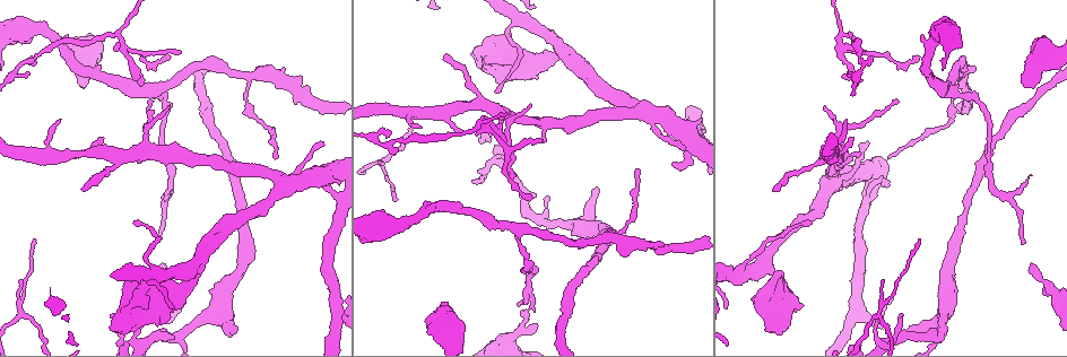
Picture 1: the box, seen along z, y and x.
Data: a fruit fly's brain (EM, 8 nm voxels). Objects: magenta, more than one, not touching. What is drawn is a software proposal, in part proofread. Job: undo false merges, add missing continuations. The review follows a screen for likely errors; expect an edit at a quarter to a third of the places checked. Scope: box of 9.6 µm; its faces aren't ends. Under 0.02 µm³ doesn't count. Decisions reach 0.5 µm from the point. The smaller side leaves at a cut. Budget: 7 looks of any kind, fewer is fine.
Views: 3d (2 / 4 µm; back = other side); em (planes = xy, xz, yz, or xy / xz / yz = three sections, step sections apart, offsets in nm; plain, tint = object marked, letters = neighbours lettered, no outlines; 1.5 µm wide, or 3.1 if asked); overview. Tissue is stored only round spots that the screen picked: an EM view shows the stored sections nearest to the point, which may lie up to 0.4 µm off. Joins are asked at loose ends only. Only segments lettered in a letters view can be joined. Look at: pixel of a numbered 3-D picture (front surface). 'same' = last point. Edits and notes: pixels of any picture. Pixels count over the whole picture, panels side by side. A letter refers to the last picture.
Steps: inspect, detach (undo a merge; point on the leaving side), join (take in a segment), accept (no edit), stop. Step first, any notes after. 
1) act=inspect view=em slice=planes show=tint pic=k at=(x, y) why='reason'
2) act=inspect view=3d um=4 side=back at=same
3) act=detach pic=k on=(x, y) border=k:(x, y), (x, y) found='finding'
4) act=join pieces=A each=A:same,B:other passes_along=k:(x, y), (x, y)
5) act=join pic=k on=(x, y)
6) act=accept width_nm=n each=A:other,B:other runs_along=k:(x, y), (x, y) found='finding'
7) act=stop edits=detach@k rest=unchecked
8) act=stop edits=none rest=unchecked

act=inspect view=em slice=xy step=4 show=tint pic=1 at=(841, 50) why='sudden change in width'

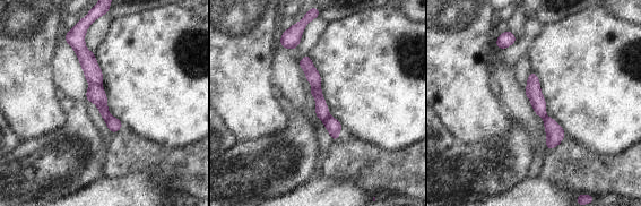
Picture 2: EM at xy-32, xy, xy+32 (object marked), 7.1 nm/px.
act=inspect view=em slice=yz step=4 show=letters at=same why='another direction'

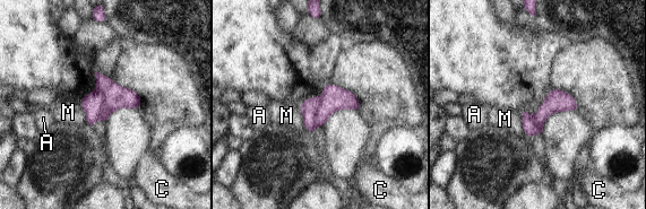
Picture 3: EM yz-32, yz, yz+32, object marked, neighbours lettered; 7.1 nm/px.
act=detach pic=3 on=(93, 103) each=A:other,C:other,M:other border=3:(96, 88), (103, 94), (97, 116) found='two cells meet here'

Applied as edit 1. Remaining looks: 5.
act=inspect view=em slice=planes show=tint pic=1 at=(533, 310) why='branch stops here'

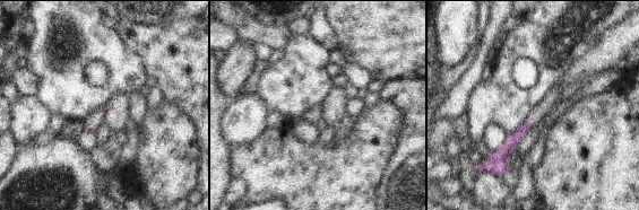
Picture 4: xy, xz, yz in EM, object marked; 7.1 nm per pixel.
act=inspect view=em slice=planes show=letters at=same

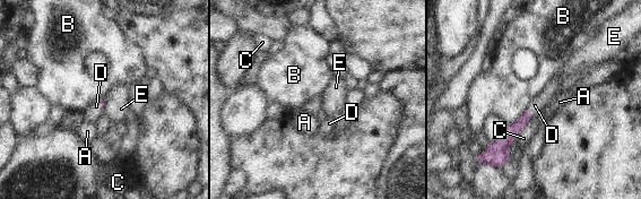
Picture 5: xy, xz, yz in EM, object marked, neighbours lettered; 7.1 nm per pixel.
act=join pieces=D each=A:other,B:other,C:other,D:same,E:other found='the cell continues'

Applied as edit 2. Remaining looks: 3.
act=inspect view=overview

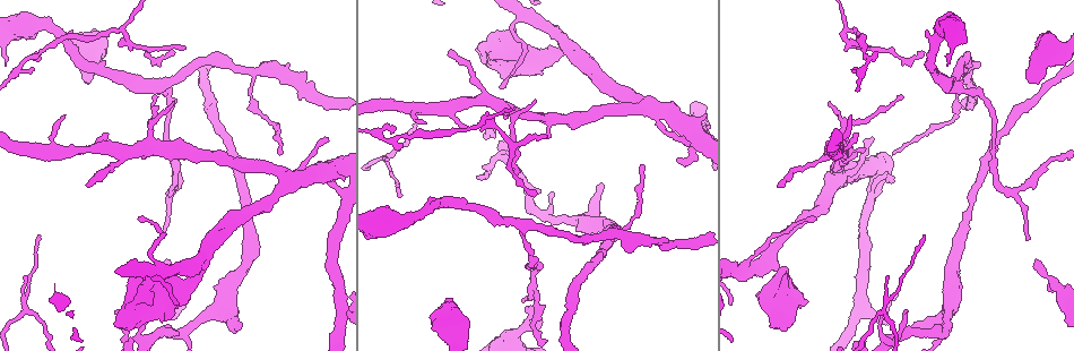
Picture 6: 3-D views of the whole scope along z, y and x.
act=inspect view=3d um=4 side=back pic=6 at=(528, 308) why='an open end'

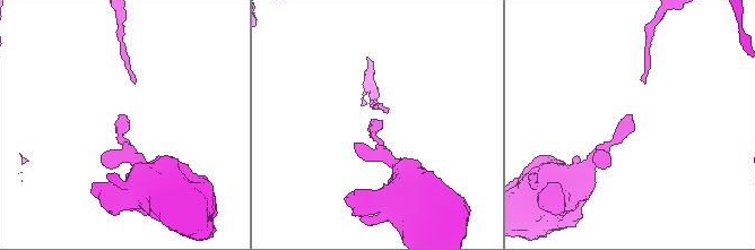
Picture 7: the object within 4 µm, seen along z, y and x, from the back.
act=inspect view=em slice=planes show=letters pic=7 at=(377, 122) why='need the tissue'

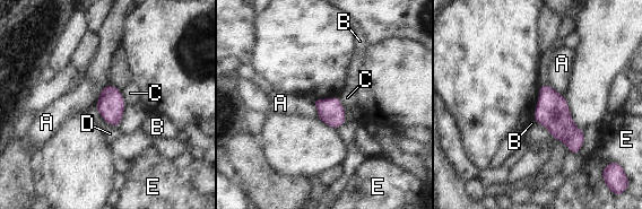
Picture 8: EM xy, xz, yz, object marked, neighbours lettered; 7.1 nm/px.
act=accept width_nm=190 longest_contact=D:220nm each=A:other,B:other,C:other,D:other,E:other found='none of them fits'

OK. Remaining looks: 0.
act=stop edits=detach@3,join@5 rest=unchecked

